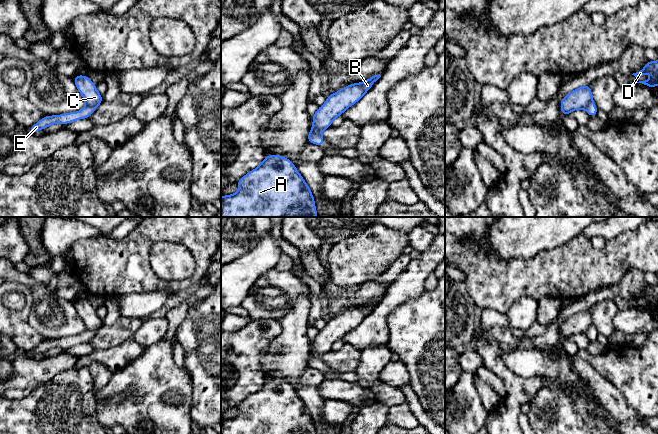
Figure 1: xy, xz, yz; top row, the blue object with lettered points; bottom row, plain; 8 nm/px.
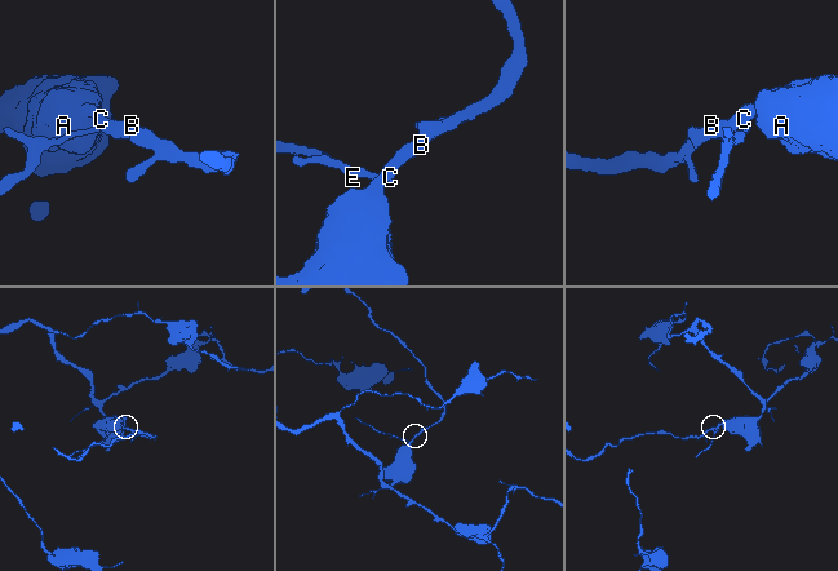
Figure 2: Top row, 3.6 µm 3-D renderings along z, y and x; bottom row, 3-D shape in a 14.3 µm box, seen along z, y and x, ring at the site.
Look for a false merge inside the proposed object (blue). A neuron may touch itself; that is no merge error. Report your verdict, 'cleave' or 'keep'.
cleave

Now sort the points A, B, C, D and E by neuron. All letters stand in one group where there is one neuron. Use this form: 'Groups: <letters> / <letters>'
Groups: A B C D / E

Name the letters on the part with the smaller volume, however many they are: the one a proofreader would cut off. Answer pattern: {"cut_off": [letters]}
{"cut_off": ["E"]}

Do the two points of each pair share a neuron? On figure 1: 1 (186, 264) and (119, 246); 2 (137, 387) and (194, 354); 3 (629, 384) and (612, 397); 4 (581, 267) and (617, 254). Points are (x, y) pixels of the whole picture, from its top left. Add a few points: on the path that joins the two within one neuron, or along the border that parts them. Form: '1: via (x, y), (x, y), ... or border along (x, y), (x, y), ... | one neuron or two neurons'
1: border along (170, 241), (151, 247), (150, 266), (157, 276) | two neurons
2: border along (186, 368), (190, 376), (192, 391) | two neurons
3: border along (602, 376), (621, 393), (625, 401), (634, 410) | two neurons
4: via (590, 267), (604, 267), (608, 263) | one neuron

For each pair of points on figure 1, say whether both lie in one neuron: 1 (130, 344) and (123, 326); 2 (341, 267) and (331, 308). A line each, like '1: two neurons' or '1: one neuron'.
1: two neurons
2: two neurons

